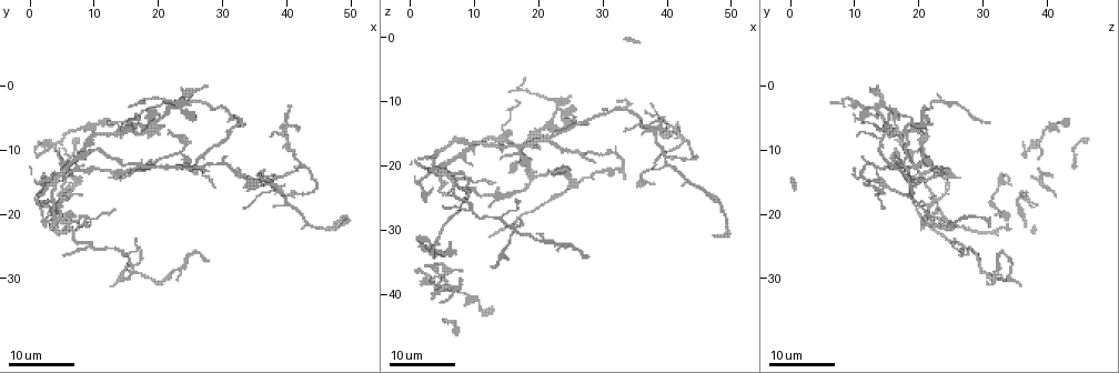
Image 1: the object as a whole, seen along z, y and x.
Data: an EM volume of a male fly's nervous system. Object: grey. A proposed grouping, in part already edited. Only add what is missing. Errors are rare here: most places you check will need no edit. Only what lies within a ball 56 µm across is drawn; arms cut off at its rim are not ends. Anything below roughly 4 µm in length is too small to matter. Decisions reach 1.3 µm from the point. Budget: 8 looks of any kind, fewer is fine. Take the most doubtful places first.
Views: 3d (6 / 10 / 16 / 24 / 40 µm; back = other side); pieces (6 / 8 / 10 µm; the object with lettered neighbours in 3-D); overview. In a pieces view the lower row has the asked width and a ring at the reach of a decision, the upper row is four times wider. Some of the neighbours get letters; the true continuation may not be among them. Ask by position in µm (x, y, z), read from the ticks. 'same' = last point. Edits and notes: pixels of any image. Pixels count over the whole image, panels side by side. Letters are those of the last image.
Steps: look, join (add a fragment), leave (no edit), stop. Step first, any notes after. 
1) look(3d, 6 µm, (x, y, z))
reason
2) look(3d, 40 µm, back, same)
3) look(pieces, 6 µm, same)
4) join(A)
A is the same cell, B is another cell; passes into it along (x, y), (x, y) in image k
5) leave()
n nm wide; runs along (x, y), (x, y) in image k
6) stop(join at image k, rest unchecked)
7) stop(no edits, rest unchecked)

look(3d, 24 µm, (17.0, 26.0, 29.0))
free end

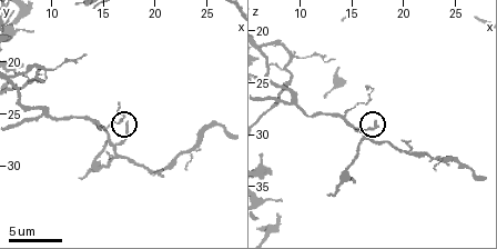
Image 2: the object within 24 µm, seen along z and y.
look(pieces, 6 µm, (17.4, 25.8, 28.8))

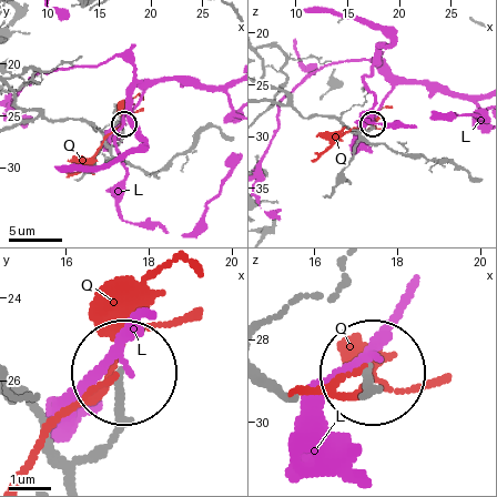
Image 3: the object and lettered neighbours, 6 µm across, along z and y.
leave()
L and Q are other cells; none of them fits

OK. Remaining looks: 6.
look(3d, 24 µm, (13.0, 5.5, 31.5))
long arm stops here

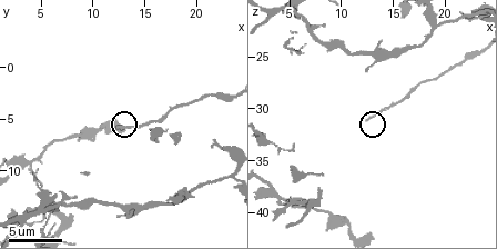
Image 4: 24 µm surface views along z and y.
look(pieces, 8 µm, (12.6, 5.6, 30.8))
see the neighbours

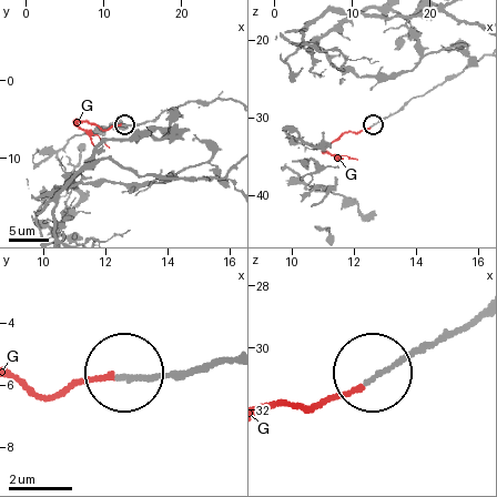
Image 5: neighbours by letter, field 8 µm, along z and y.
join(G)
150 nm wide; G is the same cell; passes into it along (447, 334), (323, 401), (267, 406) in image 5; it goes on there

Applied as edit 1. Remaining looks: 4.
look(pieces, 8 µm, (7.8, 14.0, 37.6))
an open end

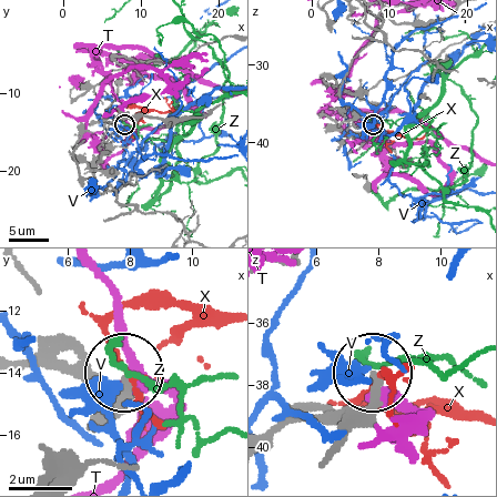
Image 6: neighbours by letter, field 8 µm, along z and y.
leave()
T, V, X and Z are other cells; no lettered fragment goes on from it

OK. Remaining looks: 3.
look(3d, 16 µm, (27.5, 27.0, 34.5))
end of a long branch

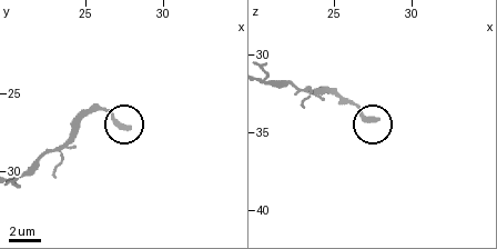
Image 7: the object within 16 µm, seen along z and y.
look(pieces, 6 µm, (27.6, 27.2, 34.2))
see the neighbours

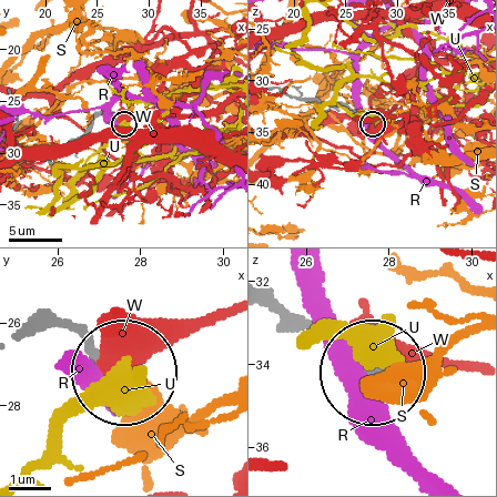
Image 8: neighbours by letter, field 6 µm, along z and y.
leave()
R, S, U and W are other cells; none of them fits

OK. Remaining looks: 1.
stop(join at image 5, rest unchecked)

